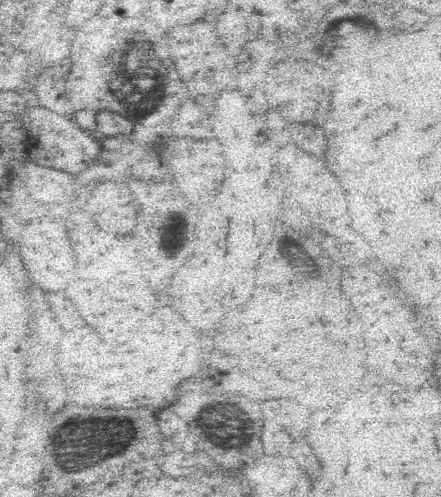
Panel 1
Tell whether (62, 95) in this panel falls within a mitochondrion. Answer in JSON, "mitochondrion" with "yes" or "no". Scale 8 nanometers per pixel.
{"mitochondrion":"no"}

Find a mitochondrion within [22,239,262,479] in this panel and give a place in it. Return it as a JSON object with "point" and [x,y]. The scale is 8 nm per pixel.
{"point":[79,442]}

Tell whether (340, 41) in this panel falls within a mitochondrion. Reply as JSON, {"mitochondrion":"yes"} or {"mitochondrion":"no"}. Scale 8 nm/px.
{"mitochondrion":"yes"}

